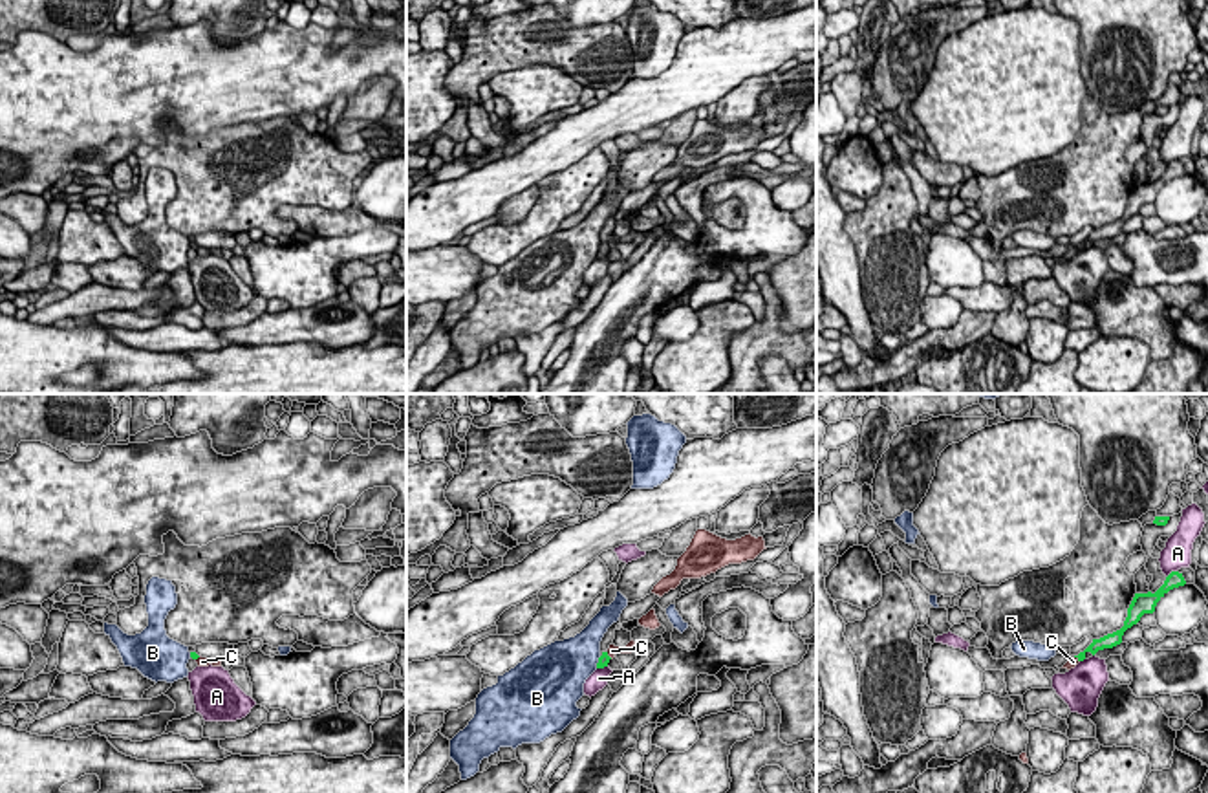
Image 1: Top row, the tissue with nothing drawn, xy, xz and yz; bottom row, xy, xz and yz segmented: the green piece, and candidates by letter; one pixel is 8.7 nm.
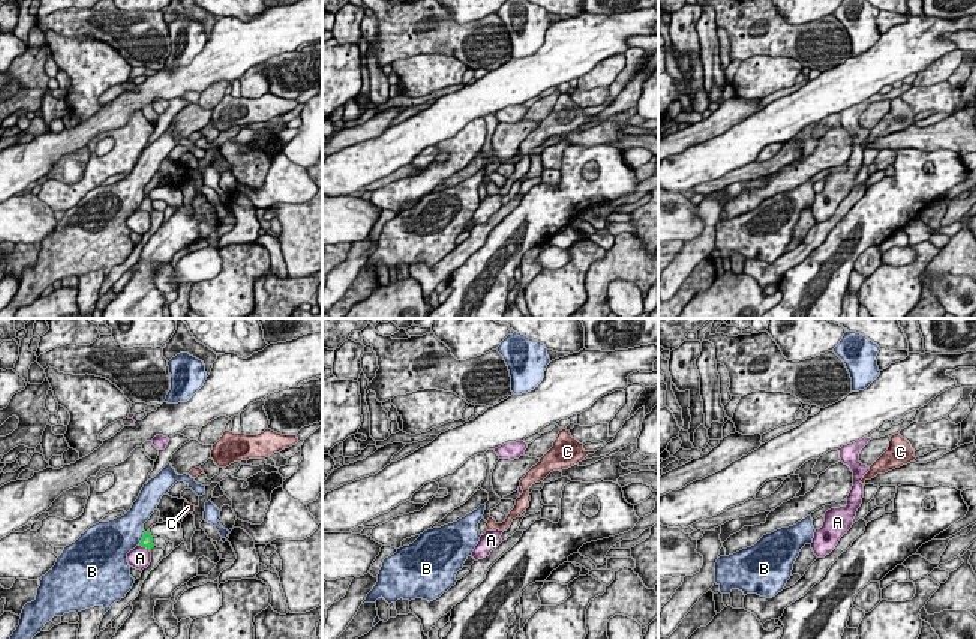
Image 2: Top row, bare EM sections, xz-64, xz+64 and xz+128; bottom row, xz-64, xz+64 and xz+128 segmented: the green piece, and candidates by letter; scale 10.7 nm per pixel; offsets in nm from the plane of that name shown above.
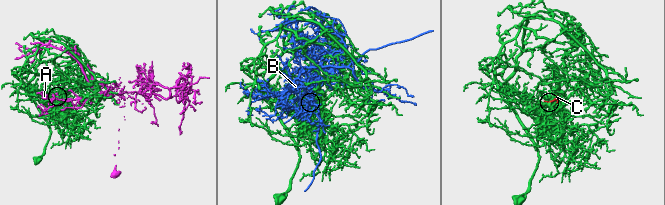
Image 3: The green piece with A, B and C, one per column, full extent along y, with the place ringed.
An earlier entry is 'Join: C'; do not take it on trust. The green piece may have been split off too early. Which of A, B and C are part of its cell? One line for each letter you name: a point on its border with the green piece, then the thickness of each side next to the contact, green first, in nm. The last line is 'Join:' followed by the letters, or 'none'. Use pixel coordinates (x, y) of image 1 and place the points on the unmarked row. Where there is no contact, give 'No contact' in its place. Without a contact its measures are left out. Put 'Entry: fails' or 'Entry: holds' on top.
Entry: fails
Join: none

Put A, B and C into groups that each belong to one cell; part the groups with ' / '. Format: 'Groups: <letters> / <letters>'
Groups: A / B / C

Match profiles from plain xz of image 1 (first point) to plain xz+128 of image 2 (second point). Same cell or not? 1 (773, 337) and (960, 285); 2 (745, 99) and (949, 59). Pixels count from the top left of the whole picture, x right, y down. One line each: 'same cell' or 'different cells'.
1: different cells
2: same cell

